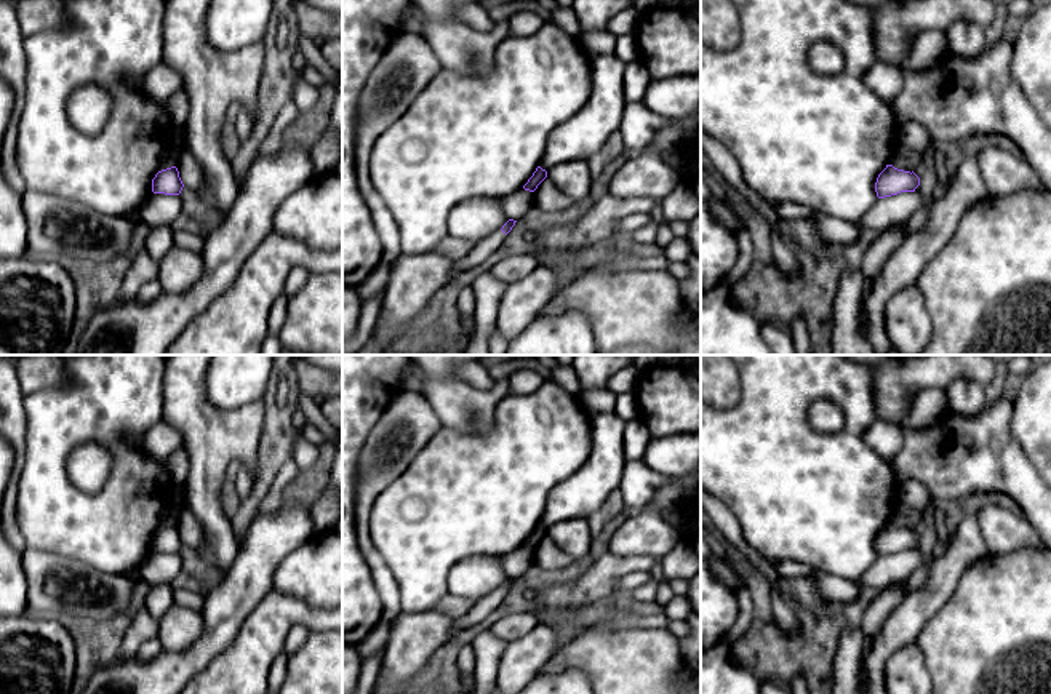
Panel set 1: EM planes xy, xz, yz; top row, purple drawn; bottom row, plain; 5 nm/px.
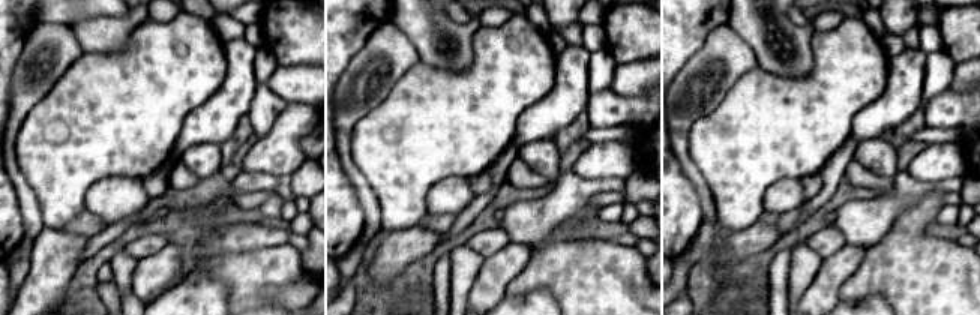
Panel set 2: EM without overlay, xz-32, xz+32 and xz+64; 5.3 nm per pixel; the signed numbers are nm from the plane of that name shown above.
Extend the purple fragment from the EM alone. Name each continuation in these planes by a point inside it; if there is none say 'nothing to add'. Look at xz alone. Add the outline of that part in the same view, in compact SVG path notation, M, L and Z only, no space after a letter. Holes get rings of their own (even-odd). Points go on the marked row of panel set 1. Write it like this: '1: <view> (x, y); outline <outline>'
1: xz (487, 247); outline M498 230L488 238L482 240L478 245L475 245L467 256L456 261L451 280L458 273L480 265L490 254L493 254L502 245L504 238L506 238L506 233L502 230Z

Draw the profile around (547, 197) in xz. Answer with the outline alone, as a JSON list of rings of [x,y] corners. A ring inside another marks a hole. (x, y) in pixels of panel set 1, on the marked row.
[[[545,177],[534,190],[534,205],[542,209],[560,209],[569,206],[574,200],[560,192],[553,182]]]

